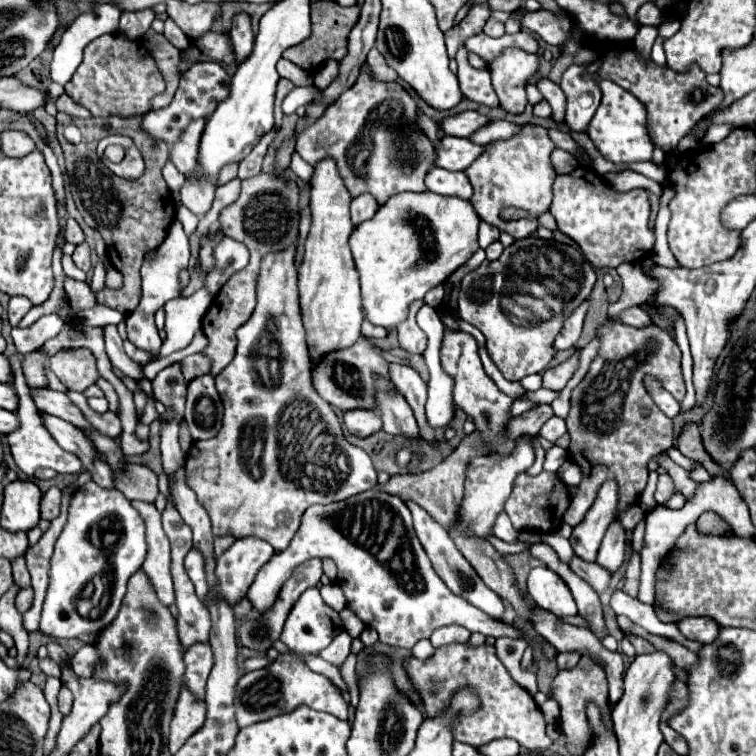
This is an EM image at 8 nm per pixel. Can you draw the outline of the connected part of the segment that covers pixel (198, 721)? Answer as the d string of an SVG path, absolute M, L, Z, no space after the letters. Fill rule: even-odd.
M180 690L174 706L174 718L170 722L170 752L176 754L180 746L196 734L206 720L206 702L196 700L190 690Z

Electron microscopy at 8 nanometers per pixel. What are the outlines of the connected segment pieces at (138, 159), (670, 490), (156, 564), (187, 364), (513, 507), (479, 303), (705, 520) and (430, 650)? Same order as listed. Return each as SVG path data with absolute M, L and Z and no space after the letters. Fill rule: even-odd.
M116 134L116 136L110 136L110 138L100 140L100 144L98 144L98 156L100 156L100 158L104 160L104 164L106 164L116 176L120 176L120 178L136 180L144 173L145 163L142 156L140 156L140 150L132 144L132 140L130 140L128 136ZM108 144L120 144L120 146L126 148L126 156L124 156L124 160L122 160L120 164L110 164L108 160L104 160L104 148L106 148Z
M660 474L657 481L654 500L656 502L666 502L674 494L674 483L672 478L667 474Z
M134 500L132 506L140 512L146 526L148 554L142 564L142 572L148 576L158 600L170 608L174 604L174 588L170 576L170 544L160 524L160 512L152 502Z
M202 352L192 354L192 356L186 356L180 364L182 364L182 374L184 374L186 384L190 384L198 376L208 374L208 358Z
M542 470L538 476L528 476L526 472L518 474L510 498L504 502L504 510L512 520L516 530L538 530L540 534L554 532L562 524L562 516L570 506L568 486L560 480L558 474Z
M530 236L528 240L516 240L508 246L496 262L484 262L462 278L456 300L458 318L476 326L484 334L486 348L506 380L522 380L524 376L538 374L550 366L550 360L556 354L554 338L556 332L560 332L560 324L590 296L594 282L594 268L578 248ZM508 282L526 282L518 284L518 288L544 300L552 310L552 318L528 328L514 326L500 302L500 290Z
M704 512L698 518L698 528L706 534L726 534L726 532L730 532L730 526L714 512Z
M420 640L420 644L416 644L416 648L412 648L412 654L420 660L426 660L434 654L434 646L430 644L430 640Z

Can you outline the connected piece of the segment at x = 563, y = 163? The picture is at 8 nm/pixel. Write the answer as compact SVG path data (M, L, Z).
M556 148L556 152L552 152L552 164L558 174L570 174L572 170L578 168L578 160L572 154L564 152L562 148Z

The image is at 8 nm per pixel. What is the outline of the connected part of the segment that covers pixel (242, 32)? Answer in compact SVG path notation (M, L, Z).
M238 16L236 24L232 26L230 32L230 40L232 40L232 52L234 52L234 60L240 64L244 62L254 48L254 34L248 22L248 16Z

